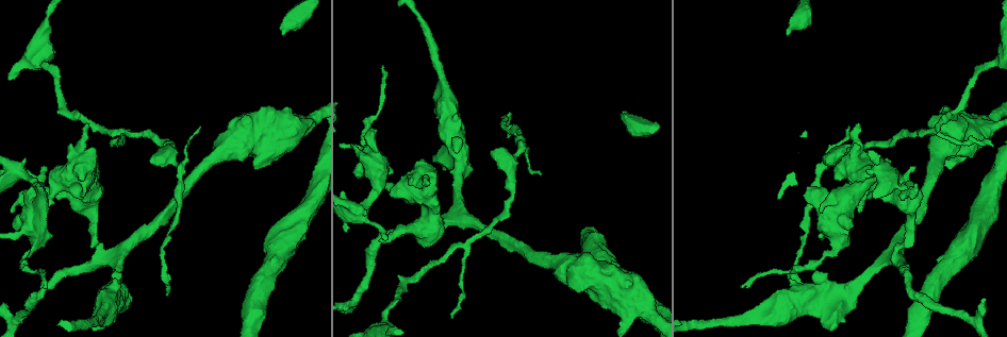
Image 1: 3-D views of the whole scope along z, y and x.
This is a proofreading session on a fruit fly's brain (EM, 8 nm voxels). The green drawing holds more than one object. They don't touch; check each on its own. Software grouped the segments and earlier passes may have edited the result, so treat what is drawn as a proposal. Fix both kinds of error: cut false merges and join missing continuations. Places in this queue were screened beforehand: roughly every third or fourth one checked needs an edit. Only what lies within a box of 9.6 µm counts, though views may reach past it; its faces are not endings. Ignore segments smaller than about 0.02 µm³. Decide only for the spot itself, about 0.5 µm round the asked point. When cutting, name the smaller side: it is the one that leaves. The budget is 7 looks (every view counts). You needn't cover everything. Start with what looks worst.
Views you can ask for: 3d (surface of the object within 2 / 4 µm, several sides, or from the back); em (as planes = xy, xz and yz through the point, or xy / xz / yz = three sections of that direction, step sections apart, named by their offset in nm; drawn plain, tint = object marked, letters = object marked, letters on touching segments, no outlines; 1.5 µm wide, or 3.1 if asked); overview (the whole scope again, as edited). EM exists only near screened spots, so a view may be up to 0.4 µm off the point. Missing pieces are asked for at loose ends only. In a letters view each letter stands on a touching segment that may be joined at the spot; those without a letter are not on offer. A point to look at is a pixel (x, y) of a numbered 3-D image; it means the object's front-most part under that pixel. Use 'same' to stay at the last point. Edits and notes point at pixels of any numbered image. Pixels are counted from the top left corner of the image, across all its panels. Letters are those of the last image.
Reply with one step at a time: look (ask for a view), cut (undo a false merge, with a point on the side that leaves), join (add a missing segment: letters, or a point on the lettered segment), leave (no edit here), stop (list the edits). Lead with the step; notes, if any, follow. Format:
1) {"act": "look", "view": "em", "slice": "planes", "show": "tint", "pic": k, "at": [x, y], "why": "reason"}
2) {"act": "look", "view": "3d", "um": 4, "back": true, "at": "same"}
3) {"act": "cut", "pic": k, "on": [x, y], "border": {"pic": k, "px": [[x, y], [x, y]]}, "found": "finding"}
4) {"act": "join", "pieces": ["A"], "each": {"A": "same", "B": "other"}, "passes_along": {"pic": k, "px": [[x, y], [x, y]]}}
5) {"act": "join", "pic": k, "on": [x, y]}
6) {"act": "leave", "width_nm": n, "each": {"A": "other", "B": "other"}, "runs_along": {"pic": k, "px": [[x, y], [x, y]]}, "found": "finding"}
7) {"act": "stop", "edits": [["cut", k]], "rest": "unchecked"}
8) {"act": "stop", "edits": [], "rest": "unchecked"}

{"act": "look", "view": "em", "slice": "xz", "step": 8, "show": "letters", "pic": 1, "at": [917, 183], "why": "an open end"}

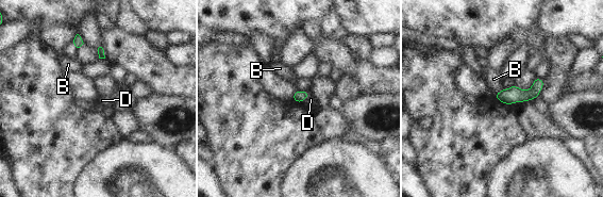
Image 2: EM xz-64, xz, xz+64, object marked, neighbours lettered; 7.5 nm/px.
{"act": "look", "view": "em", "slice": "planes", "show": "letters", "at": "same", "why": "another direction"}

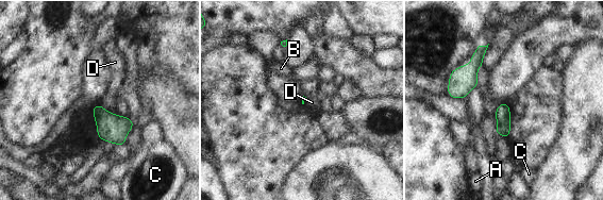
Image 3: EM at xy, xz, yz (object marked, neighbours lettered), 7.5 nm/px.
{"act": "leave", "each": {"A": "other", "B": "other", "C": "other", "D": "other"}, "border": {"pic": 3, "px": [[99, 103], [111, 112]]}, "found": "no lettered segment goes on from it"}

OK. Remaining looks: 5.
{"act": "look", "view": "em", "slice": "planes", "show": "letters", "pic": 1, "at": [622, 112], "why": "free end"}

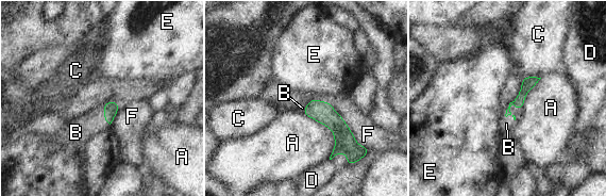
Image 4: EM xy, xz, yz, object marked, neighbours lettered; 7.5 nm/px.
{"act": "join", "pieces": ["B"], "each": {"A": "other", "B": "same", "C": "other", "D": "other", "E": "other", "F": "other"}, "passes_along": {"pic": 4, "px": [[528, 82], [510, 105], [506, 124]]}, "found": "it goes on there"}

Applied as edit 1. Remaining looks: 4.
{"act": "look", "view": "3d", "um": 4, "pic": 1, "at": [382, 65], "why": "tapers out"}

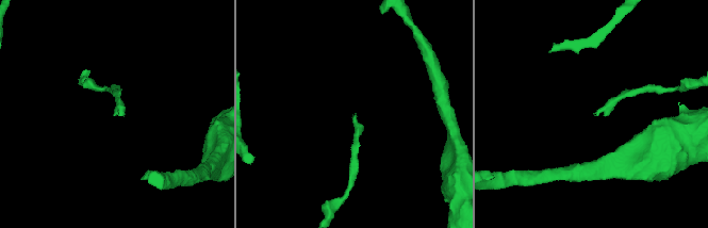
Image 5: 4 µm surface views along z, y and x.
{"act": "look", "view": "em", "slice": "planes", "show": "letters", "pic": 5, "at": [352, 116], "why": "now the EM"}

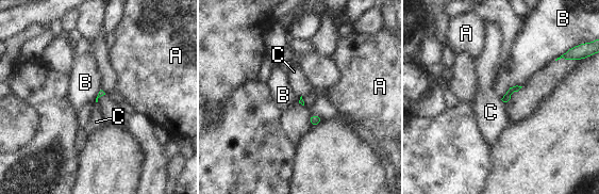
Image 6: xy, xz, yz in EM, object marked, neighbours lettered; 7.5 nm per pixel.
{"act": "leave", "longest_contact_nm": ["B", 180], "each": {"A": "other", "B": "other", "C": "other"}, "border": {"pic": 6, "px": [[521, 85], [513, 85], [502, 98]]}, "found": "no lettered segment goes on from it"}

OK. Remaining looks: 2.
{"act": "stop", "edits": [["join", 4]], "rest": "unchecked"}

